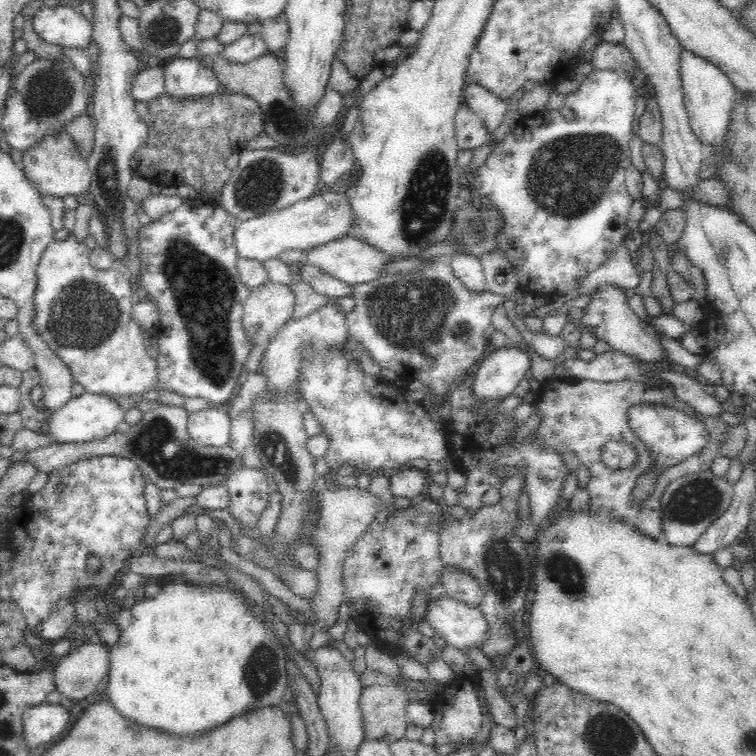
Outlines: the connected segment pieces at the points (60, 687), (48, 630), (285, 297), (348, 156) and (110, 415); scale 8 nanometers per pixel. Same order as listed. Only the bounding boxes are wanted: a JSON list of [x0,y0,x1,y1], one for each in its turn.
[[56,644,109,700],[33,599,76,642],[242,284,294,350],[318,138,356,186],[45,391,125,443]]

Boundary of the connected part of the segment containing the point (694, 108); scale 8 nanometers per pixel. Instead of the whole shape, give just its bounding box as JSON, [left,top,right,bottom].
[679,49,738,149]

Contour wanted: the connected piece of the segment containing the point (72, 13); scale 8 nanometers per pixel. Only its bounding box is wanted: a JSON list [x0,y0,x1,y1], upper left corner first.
[32,3,93,51]

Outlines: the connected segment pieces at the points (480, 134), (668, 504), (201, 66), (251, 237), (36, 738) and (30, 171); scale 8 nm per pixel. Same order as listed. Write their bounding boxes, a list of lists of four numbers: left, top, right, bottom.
[[455,103,491,151],[661,469,733,547],[163,56,221,98],[234,189,354,263],[23,702,74,750],[23,131,91,196]]

